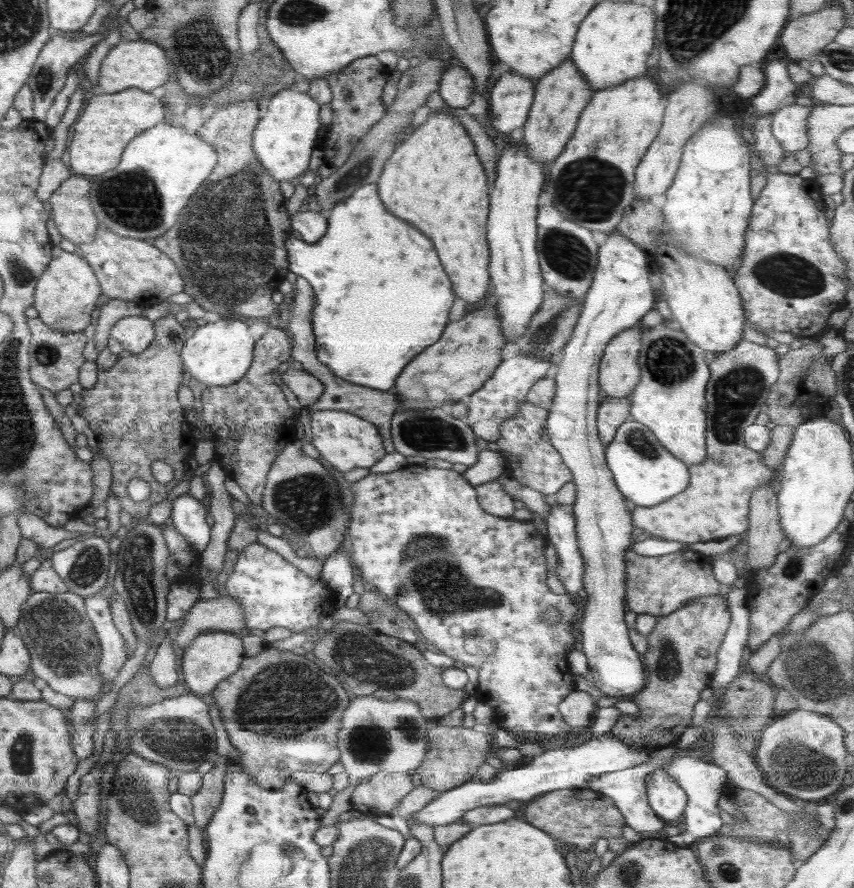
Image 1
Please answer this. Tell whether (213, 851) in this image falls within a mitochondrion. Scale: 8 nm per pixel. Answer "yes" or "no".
no

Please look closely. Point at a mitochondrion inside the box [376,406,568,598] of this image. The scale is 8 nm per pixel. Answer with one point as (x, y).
(424, 431)

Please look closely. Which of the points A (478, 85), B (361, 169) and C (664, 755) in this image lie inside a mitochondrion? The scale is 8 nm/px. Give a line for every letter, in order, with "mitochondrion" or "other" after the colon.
A: other
B: mitochondrion
C: other

